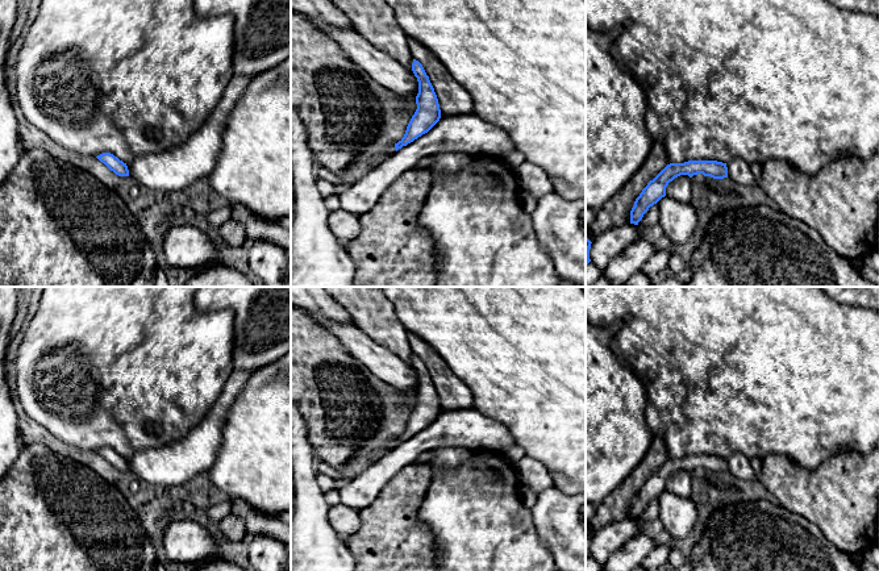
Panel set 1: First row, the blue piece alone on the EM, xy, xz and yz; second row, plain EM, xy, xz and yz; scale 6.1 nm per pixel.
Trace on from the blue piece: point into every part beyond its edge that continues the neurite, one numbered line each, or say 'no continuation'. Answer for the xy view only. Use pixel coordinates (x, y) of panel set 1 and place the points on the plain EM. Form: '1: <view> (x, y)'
no continuation

